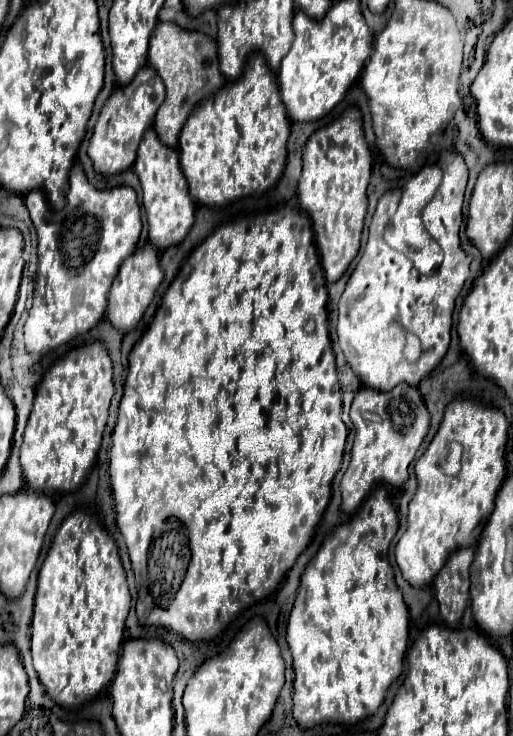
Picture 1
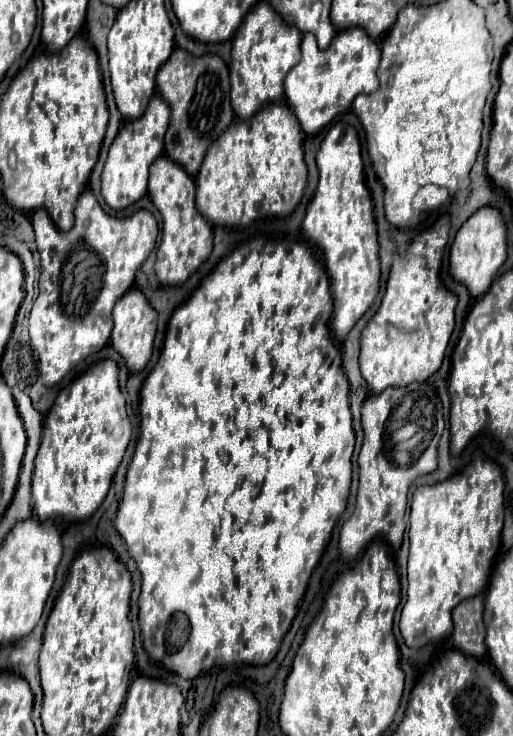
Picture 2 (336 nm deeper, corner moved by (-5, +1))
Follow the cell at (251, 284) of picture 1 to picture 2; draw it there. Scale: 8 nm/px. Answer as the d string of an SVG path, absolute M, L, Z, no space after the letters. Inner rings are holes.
M253 237L241 245L237 245L233 251L229 251L213 269L213 273L209 273L209 277L203 279L203 283L197 287L197 291L185 301L185 305L177 307L169 319L167 331L165 331L165 341L163 341L163 349L159 355L157 365L153 367L153 371L149 373L149 377L143 383L141 389L141 403L139 403L139 415L141 415L141 423L139 423L139 439L137 439L137 447L125 477L125 491L123 491L123 499L119 503L119 511L115 517L115 527L121 533L121 537L127 543L127 549L131 553L131 557L137 563L137 569L141 571L143 577L143 585L141 585L141 595L139 595L139 625L141 625L141 635L143 635L143 645L147 649L147 653L161 661L167 669L183 675L183 677L197 677L203 671L209 671L213 665L225 665L225 663L251 663L251 665L267 665L279 651L283 635L287 633L287 629L293 623L293 617L297 613L297 603L303 597L311 571L315 569L325 545L331 539L331 531L337 523L337 519L341 517L341 513L345 511L345 503L347 503L347 495L349 495L349 487L351 487L351 455L353 455L353 447L355 447L355 433L353 433L353 423L351 423L351 411L349 411L349 383L347 377L343 373L343 365L341 365L341 353L333 343L331 331L329 331L329 319L331 319L331 281L329 275L325 271L325 267L317 261L315 253L299 243L299 241L273 241L273 239L261 239L261 237ZM173 613L185 613L189 617L189 625L191 625L191 633L189 639L177 647L177 651L169 651L167 649L167 623L171 619Z

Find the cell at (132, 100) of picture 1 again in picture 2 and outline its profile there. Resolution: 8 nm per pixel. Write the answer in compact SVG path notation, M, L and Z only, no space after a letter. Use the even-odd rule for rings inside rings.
M153 95L147 111L133 121L125 121L109 147L101 175L101 195L111 209L125 209L147 193L147 175L151 163L163 151L163 137L169 125L169 105L161 95Z

